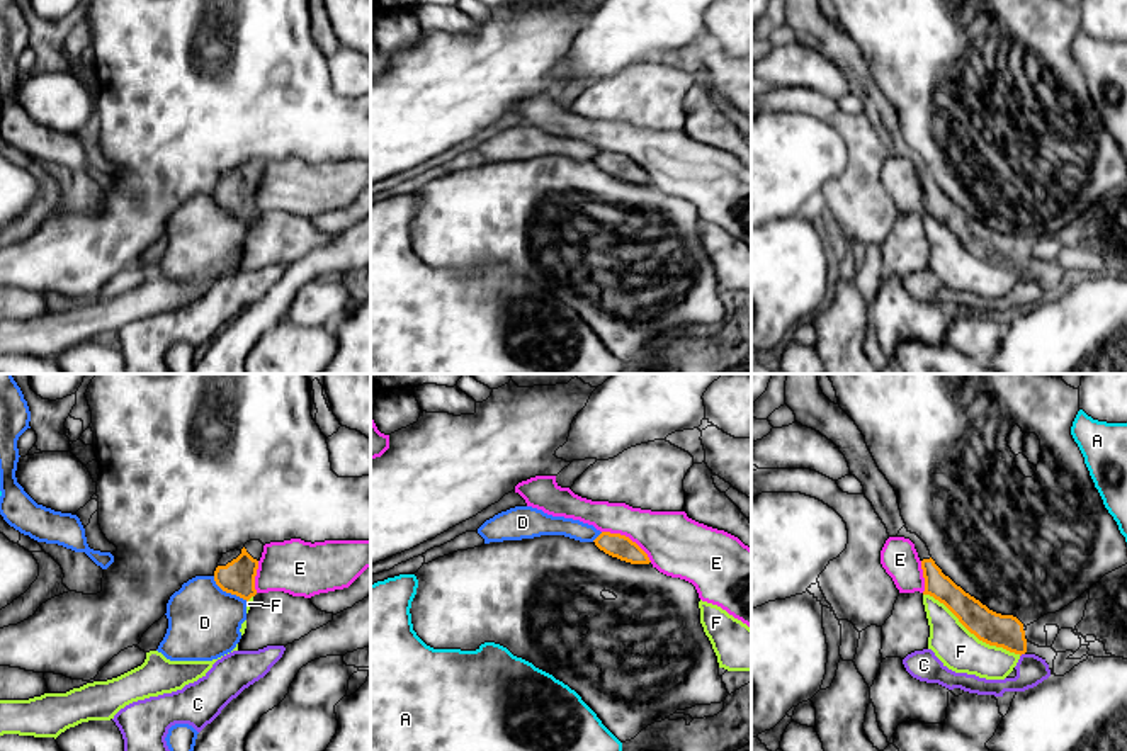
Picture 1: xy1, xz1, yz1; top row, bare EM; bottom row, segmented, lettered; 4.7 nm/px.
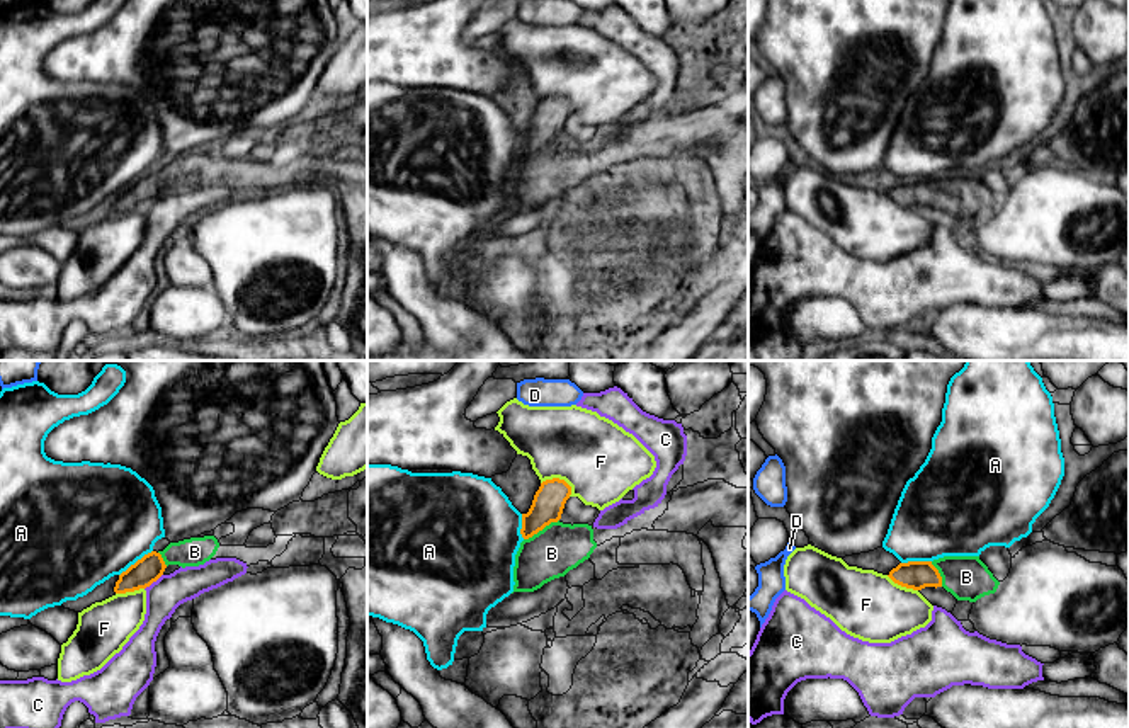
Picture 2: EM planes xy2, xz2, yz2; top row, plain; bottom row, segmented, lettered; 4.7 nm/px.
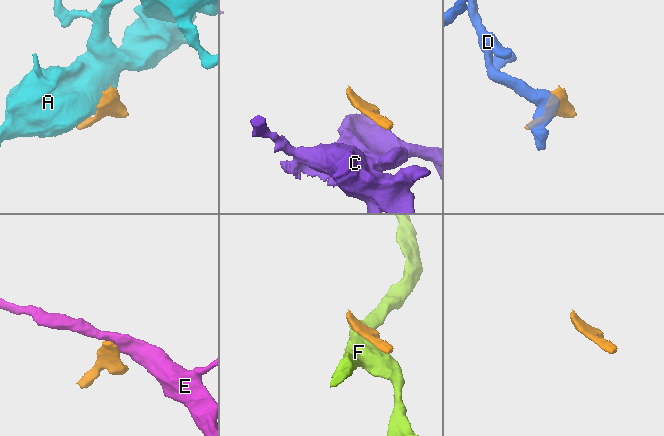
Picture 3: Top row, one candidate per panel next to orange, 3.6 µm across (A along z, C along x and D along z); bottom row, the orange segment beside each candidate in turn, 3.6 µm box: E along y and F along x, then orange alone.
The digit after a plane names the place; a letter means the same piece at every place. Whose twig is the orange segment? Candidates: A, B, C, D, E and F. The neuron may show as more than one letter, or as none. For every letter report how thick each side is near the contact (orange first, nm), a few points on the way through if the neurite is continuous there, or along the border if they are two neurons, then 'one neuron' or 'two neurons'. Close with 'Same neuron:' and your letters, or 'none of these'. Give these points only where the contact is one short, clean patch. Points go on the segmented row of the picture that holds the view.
A: 130 nm thick on the orange side, 500 nm on the other; border along xy2 (152, 550), (119, 575); two neurons
B: 150 nm thick on the orange side, 240 nm on the other; runs through xz2 (548, 504), (541, 529), (551, 553); one neuron
C: 130 nm thick on the orange side, 160 nm on the other; two neurons
D: 160 nm thick on the orange side, 340 nm on the other; border along xy1 (213, 576), (223, 590), (247, 600); two neurons
E: 110 nm thick on the orange side, 300 nm on the other; border along xz1 (602, 530), (628, 536), (651, 561); two neurons
F: 160 nm thick on the orange side, 200 nm on the other; two neurons
Same neuron: B

